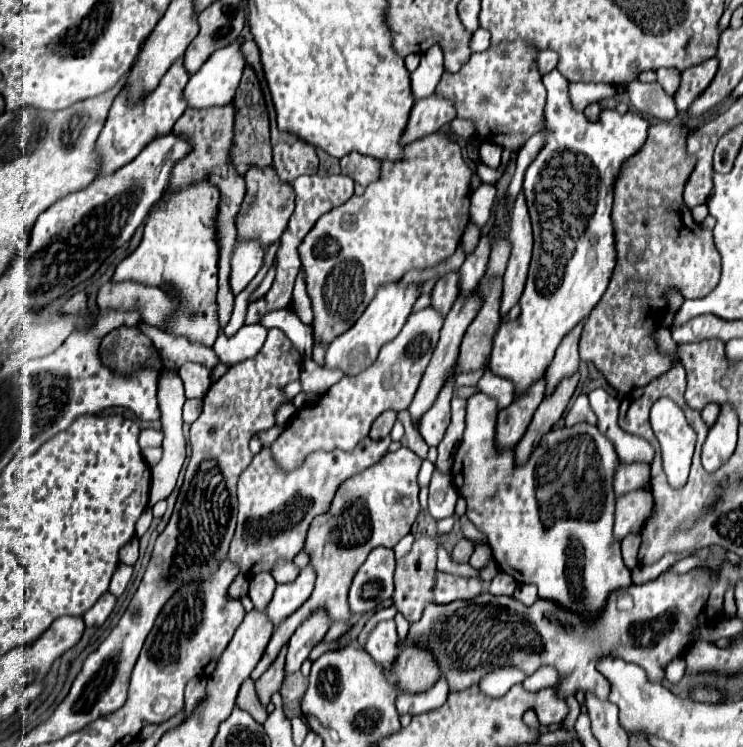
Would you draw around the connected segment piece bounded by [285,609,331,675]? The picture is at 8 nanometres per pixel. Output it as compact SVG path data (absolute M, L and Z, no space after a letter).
M319 609L305 623L301 623L297 627L297 631L293 633L293 637L289 639L287 661L285 661L285 675L291 675L291 673L299 671L301 663L309 657L311 649L317 643L321 643L321 639L325 637L329 625L331 625L329 617Z

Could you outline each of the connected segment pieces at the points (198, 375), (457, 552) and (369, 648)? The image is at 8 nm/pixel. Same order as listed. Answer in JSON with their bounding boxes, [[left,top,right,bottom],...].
[[179,362,211,397],[451,539,473,563],[365,619,399,669]]

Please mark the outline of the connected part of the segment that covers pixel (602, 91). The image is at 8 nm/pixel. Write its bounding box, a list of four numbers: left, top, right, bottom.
[569,83,617,111]

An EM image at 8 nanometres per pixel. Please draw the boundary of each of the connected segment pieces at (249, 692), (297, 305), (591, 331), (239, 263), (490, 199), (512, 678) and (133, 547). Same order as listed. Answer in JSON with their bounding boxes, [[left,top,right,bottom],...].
[[237,679,267,723],[293,269,313,323],[579,121,721,393],[231,241,265,295],[471,183,497,229],[479,669,525,698],[119,538,139,566]]

